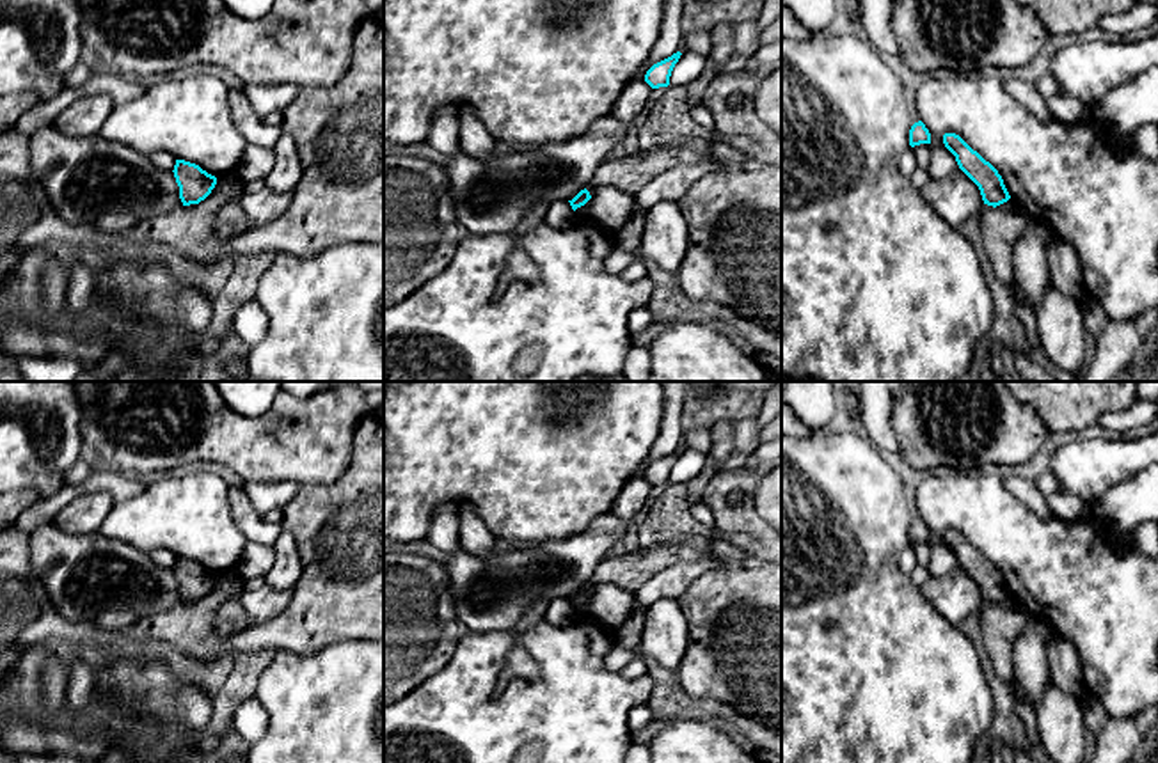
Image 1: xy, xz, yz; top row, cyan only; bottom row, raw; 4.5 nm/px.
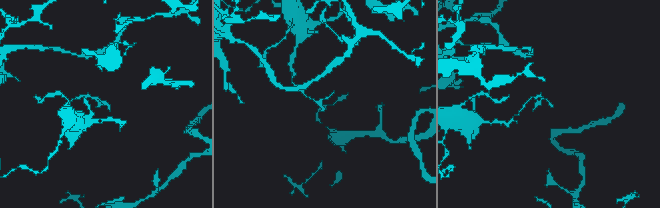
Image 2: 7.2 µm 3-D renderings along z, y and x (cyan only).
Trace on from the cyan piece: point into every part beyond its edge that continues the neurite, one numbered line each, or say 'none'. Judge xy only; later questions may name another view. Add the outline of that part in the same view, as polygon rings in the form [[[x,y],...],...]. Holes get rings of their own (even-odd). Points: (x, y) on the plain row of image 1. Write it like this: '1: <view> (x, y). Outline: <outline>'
1: xy (160, 556). Outline: [[[156,548],[149,555],[156,564],[160,564],[163,568],[174,568],[176,555],[171,550]]]

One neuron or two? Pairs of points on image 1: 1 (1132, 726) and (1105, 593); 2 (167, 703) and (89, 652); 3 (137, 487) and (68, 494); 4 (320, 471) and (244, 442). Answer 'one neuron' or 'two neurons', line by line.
1: two neurons
2: two neurons
3: one neuron
4: one neuron

